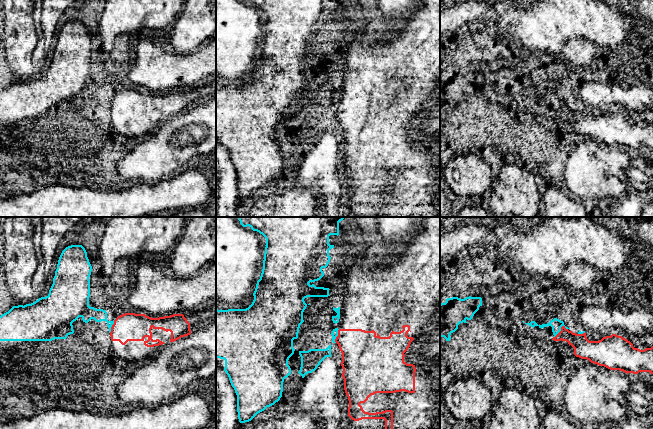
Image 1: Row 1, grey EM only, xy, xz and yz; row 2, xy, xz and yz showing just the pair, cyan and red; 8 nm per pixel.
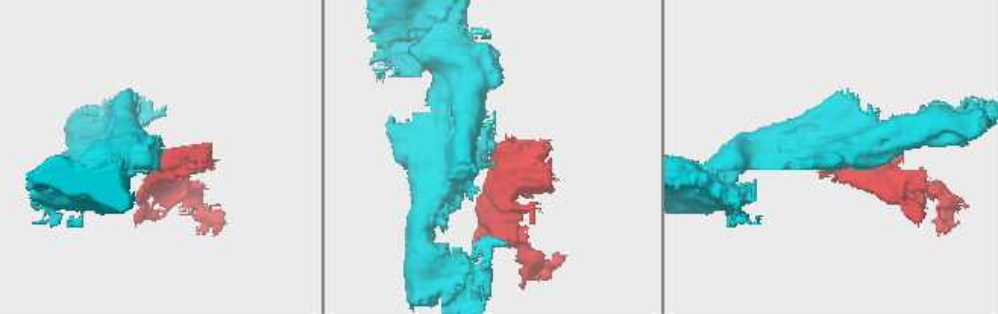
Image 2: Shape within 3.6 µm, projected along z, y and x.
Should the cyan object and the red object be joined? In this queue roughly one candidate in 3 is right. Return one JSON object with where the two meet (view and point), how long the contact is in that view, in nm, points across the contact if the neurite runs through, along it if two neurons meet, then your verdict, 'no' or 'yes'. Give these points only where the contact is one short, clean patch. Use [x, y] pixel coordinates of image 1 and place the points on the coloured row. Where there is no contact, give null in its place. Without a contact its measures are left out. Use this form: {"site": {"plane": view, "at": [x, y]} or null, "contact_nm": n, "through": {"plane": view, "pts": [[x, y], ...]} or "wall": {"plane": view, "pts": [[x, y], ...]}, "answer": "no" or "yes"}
{"site": {"plane": "yz", "at": [560, 329]}, "contact_nm": 140, "wall": {"plane": "yz", "pts": [[567, 328], [562, 326], [553, 337]]}, "answer": "no"}

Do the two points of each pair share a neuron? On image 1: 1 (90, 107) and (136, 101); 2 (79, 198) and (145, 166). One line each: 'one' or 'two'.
1: one
2: two

